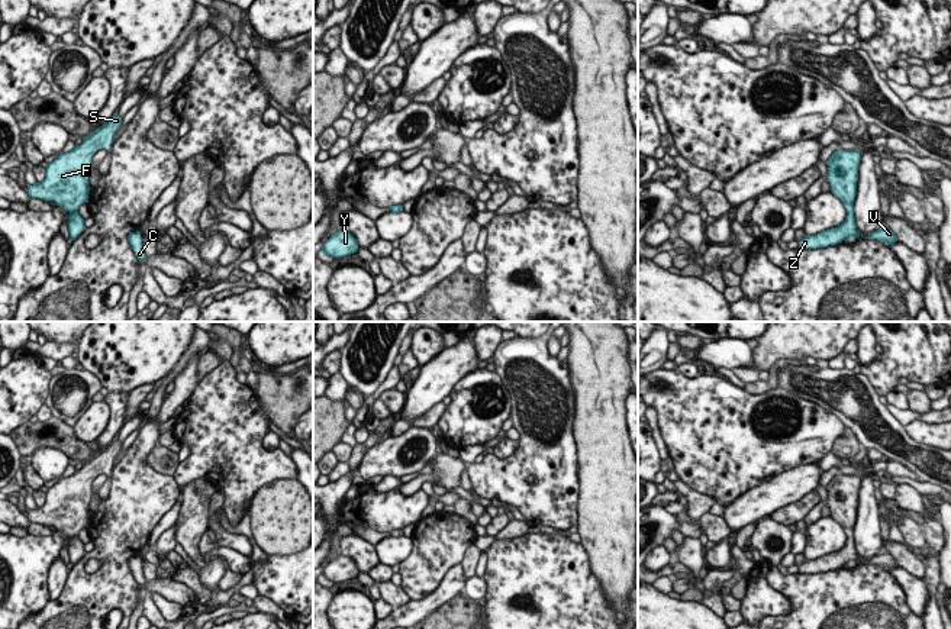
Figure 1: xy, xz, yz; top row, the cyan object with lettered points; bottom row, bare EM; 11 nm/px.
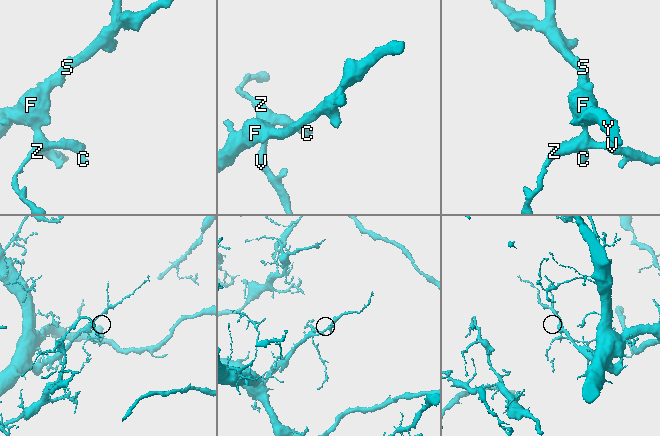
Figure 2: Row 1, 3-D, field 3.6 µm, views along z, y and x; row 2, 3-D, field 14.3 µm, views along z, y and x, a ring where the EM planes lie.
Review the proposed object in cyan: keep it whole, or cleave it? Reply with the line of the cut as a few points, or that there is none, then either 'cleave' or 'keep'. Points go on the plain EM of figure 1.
cut none; keep

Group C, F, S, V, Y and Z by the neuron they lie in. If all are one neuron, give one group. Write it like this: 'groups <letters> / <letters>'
groups C F S V Y Z

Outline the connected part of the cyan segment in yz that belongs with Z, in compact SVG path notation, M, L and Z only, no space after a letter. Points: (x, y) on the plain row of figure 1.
M838 474L828 483L826 500L831 517L842 526L847 541L836 552L802 562L799 572L826 572L860 561L854 541L860 484L861 478L858 474Z

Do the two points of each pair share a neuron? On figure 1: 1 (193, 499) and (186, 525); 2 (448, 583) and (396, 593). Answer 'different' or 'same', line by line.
1: same
2: different

